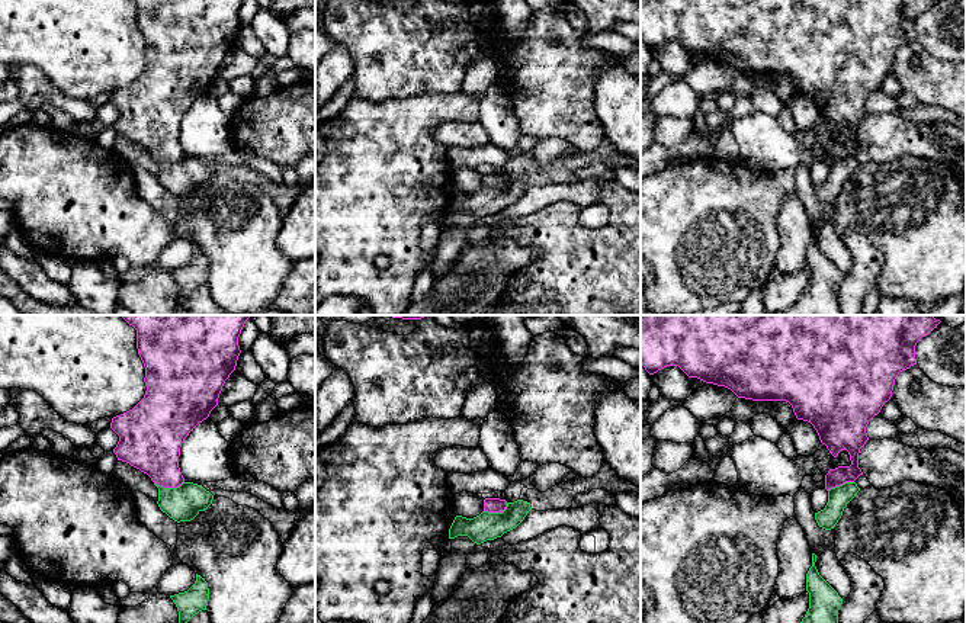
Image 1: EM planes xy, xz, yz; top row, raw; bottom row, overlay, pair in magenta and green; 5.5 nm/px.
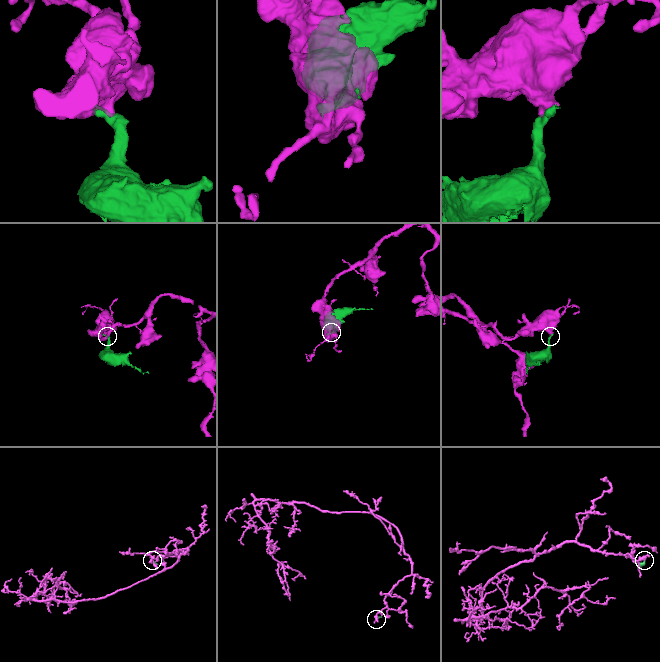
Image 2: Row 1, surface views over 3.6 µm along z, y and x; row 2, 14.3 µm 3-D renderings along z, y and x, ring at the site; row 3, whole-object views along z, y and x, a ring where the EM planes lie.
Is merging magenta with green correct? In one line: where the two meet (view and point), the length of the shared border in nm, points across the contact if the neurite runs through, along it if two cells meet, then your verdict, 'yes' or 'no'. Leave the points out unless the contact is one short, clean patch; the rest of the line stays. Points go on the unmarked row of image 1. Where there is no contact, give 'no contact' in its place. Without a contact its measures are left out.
meets magenta in xy at (169, 161); contact 170 nm long; border along xy (183, 156), (176, 161), (154, 159); no

